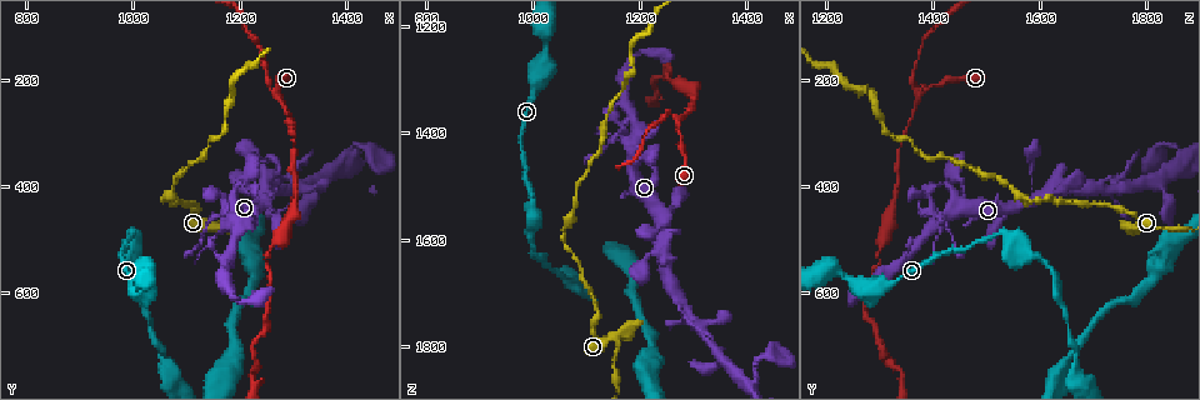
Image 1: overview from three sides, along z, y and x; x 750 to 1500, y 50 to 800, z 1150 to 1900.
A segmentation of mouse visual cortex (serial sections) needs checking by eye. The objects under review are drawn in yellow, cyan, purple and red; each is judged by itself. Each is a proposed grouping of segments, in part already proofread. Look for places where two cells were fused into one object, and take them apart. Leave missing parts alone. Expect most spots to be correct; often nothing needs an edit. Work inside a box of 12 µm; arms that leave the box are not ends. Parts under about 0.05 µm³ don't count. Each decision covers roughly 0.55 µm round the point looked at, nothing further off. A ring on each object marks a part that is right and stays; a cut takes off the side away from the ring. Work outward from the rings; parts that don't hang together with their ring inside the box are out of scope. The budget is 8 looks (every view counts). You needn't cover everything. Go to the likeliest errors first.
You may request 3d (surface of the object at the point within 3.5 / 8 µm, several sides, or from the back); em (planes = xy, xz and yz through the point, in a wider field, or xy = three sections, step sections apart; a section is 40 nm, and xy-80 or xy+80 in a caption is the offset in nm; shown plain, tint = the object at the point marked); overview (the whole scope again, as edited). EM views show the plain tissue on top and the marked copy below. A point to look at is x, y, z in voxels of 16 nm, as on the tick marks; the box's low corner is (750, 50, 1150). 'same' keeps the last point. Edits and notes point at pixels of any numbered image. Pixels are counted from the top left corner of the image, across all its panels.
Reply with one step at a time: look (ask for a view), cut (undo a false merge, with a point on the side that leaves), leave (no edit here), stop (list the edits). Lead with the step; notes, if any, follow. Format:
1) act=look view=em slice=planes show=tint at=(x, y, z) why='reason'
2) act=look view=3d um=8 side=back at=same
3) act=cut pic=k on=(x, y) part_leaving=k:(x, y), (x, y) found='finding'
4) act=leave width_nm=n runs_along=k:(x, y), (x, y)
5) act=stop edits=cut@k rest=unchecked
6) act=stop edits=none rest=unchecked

act=look view=3d um=8 at=(1170, 270, 1300) why='abrupt turn'

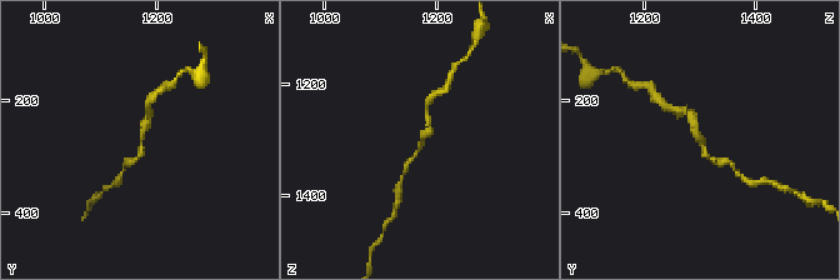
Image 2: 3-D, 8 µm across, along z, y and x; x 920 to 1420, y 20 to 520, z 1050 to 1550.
act=look view=3d um=3.5 at=(1170, 275, 1300) why='closer look'

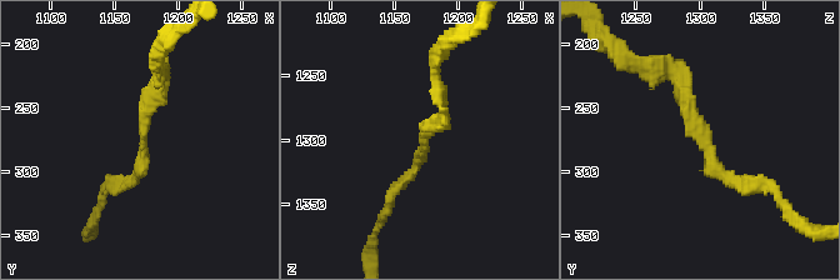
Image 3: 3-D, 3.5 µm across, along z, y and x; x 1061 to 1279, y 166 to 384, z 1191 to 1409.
act=leave runs_along=3:(753, 180), (710, 164), (675, 69) found='continuous, no second cell'

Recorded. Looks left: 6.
act=look view=3d um=3.5 side=back at=(1275, 230, 1380) why='sharp bend'

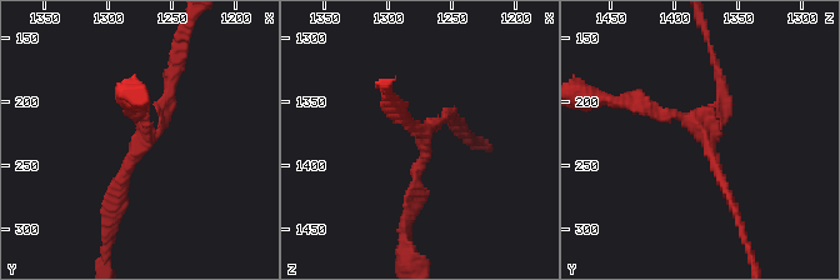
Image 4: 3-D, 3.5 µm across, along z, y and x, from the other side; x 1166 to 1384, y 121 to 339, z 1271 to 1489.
act=look view=em slice=xy step=5 show=tint at=(1270, 224, 1378)

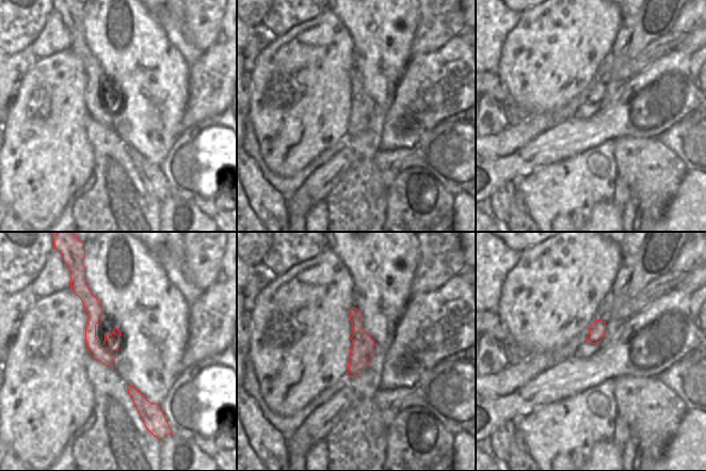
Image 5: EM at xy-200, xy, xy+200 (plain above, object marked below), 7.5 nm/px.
act=leave runs_along=5:(86, 294), (92, 344), (110, 363) found='one cell here'

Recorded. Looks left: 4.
act=look view=3d um=3.5 side=back at=(1175, 455, 1410) why='abrupt turn'

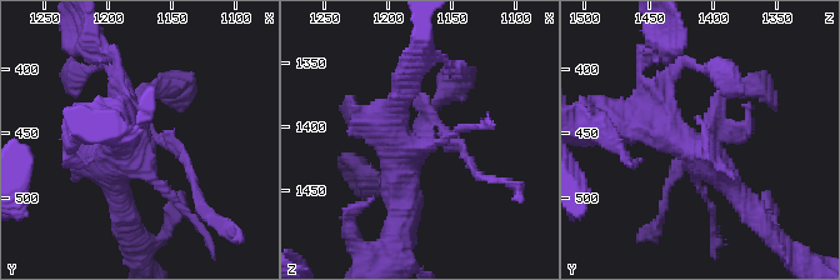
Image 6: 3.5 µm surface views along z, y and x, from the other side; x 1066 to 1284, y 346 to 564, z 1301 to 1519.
act=look view=em slice=xy step=5 show=tint at=(1174, 458, 1412) why='need the tissue'

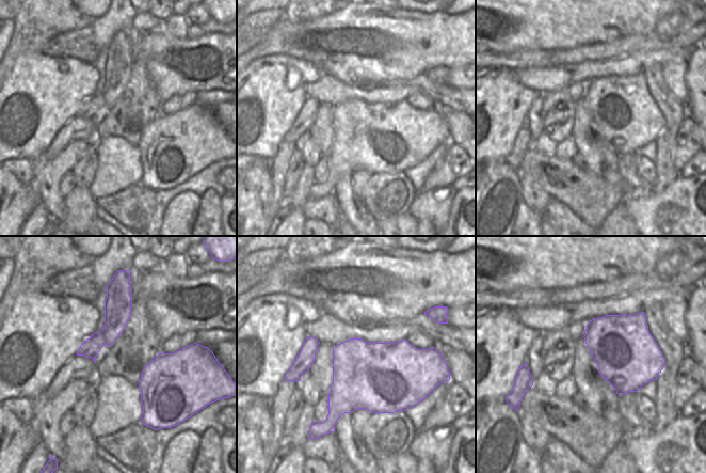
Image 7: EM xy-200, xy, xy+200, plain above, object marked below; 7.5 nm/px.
act=leave runs_along=6:(638, 126), (691, 149), (740, 88) found='all the same cell'

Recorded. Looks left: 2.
act=look view=3d um=3.5 at=(1420, 330, 1855) why='three arms meet'

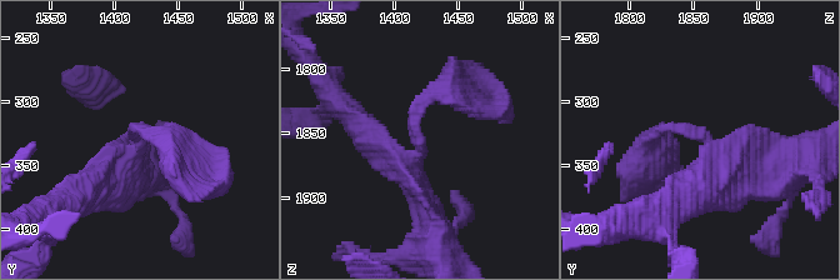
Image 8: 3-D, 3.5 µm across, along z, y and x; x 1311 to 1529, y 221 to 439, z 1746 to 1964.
act=look view=em slice=xy step=1 show=tint at=(1420, 326, 1858) arms=3 arm_widths_nm=150,200,400 why='shape alone is not enough'

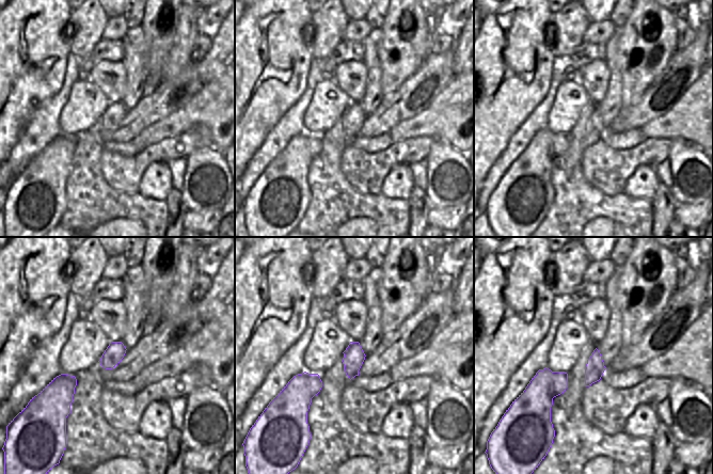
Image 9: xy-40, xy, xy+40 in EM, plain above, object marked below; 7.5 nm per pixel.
act=leave runs_along=8:(90, 186), (168, 140) found='one cell here'

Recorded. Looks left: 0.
act=stop edits=none rest=unchecked

